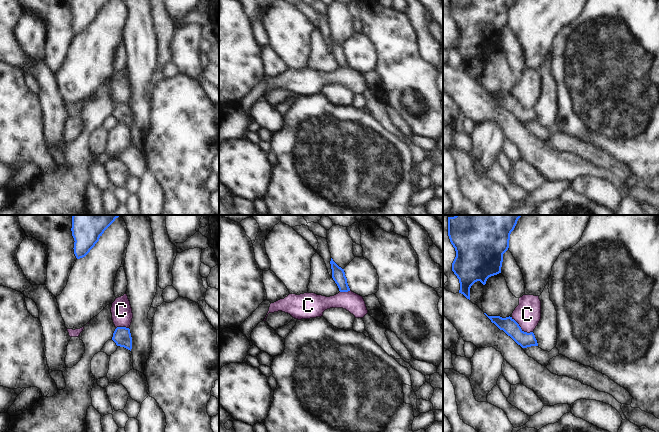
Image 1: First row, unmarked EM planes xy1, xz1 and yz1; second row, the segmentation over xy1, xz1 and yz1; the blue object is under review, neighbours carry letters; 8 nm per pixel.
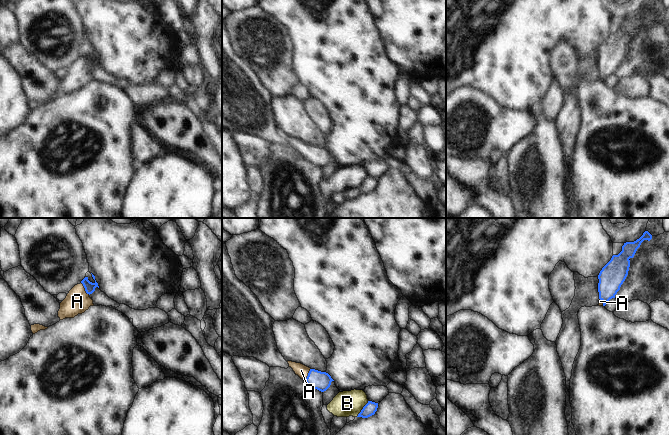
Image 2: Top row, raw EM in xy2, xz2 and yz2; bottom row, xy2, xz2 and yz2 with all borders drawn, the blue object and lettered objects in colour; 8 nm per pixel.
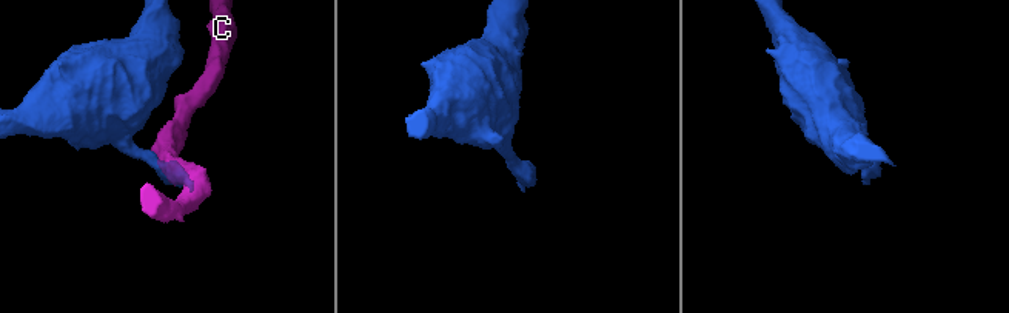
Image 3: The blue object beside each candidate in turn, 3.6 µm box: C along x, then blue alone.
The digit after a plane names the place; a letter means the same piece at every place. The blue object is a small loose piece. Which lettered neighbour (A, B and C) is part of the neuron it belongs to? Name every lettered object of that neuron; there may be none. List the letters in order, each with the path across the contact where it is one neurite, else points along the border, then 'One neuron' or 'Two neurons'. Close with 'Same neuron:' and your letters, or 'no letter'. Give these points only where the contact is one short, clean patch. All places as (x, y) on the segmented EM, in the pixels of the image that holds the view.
A: Path across: xy2 (89, 287), (85, 289), (78, 296), (77, 301). One neuron
B: Boundary: xz2 (368, 401), (356, 416). Two neurons
C: Boundary: yz1 (511, 317), (524, 331), (532, 332). Two neurons
Same neuron: A.

